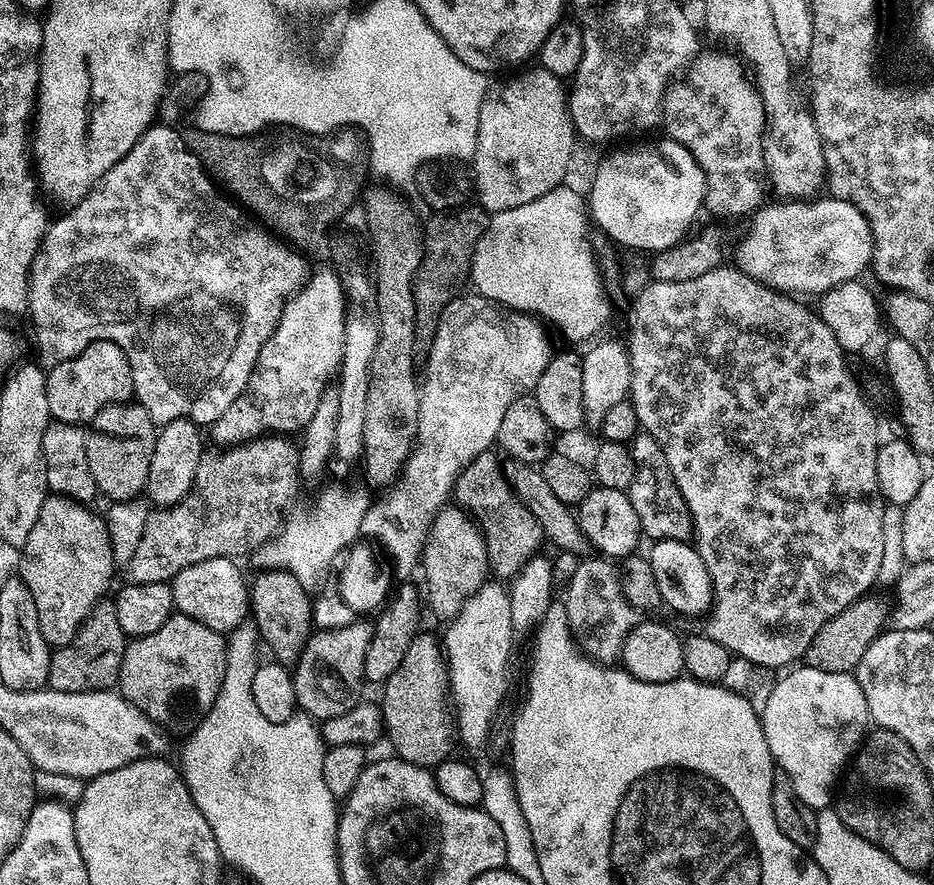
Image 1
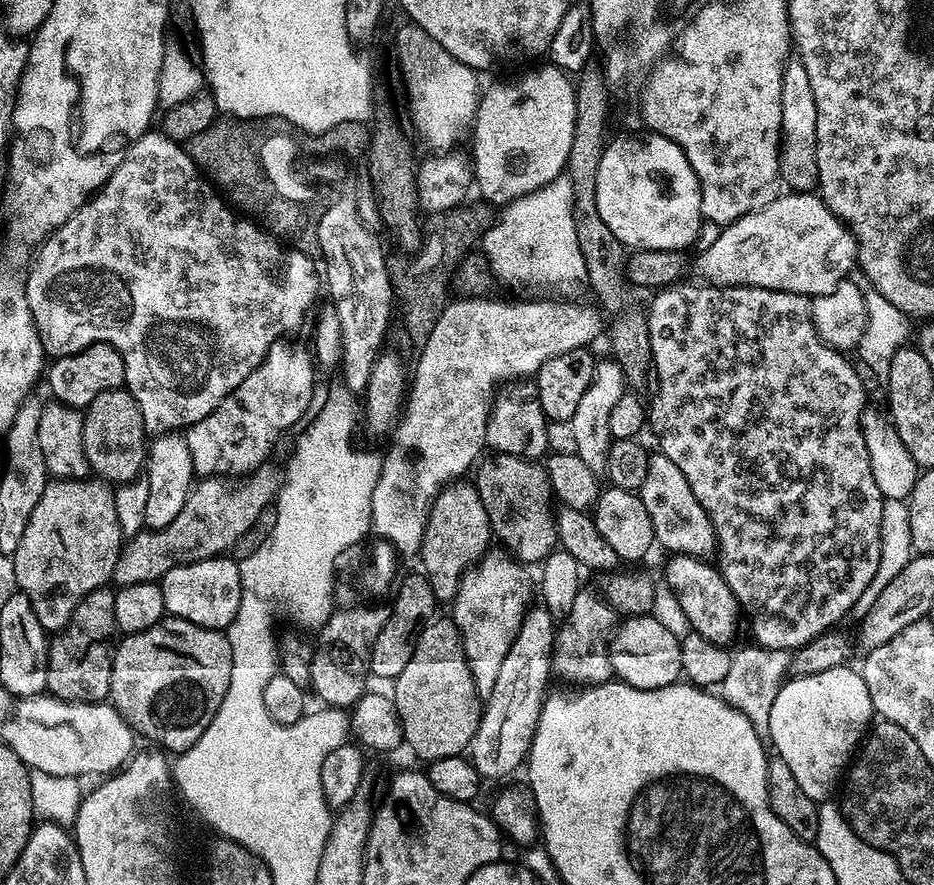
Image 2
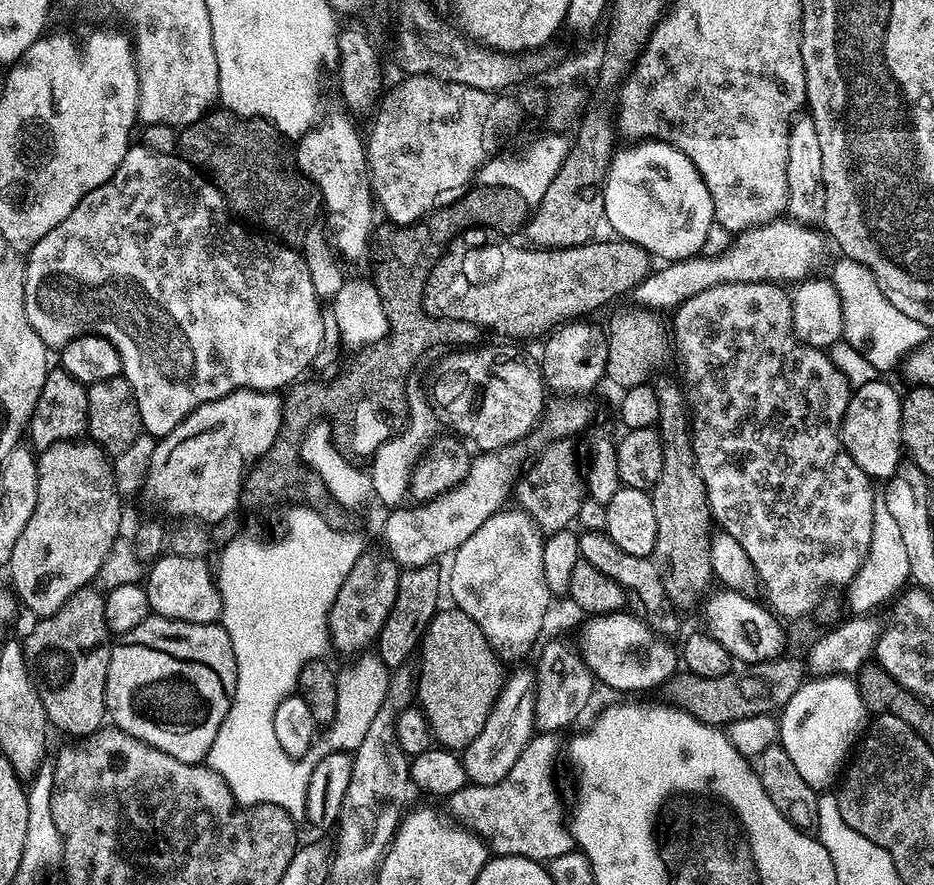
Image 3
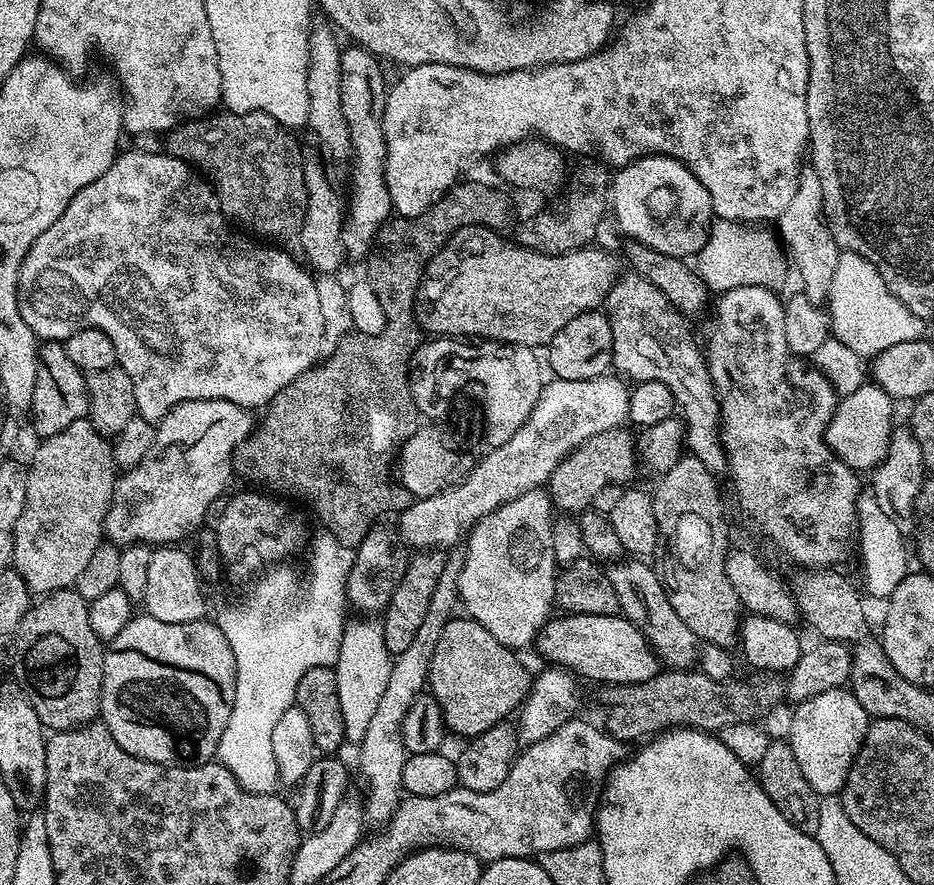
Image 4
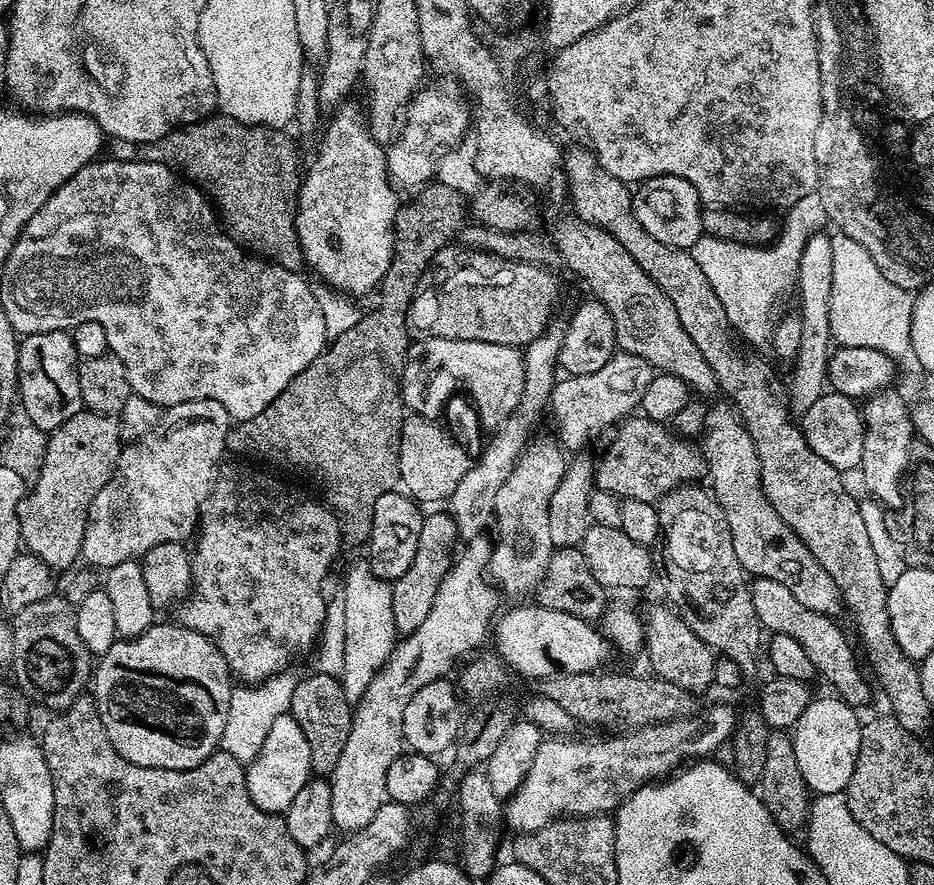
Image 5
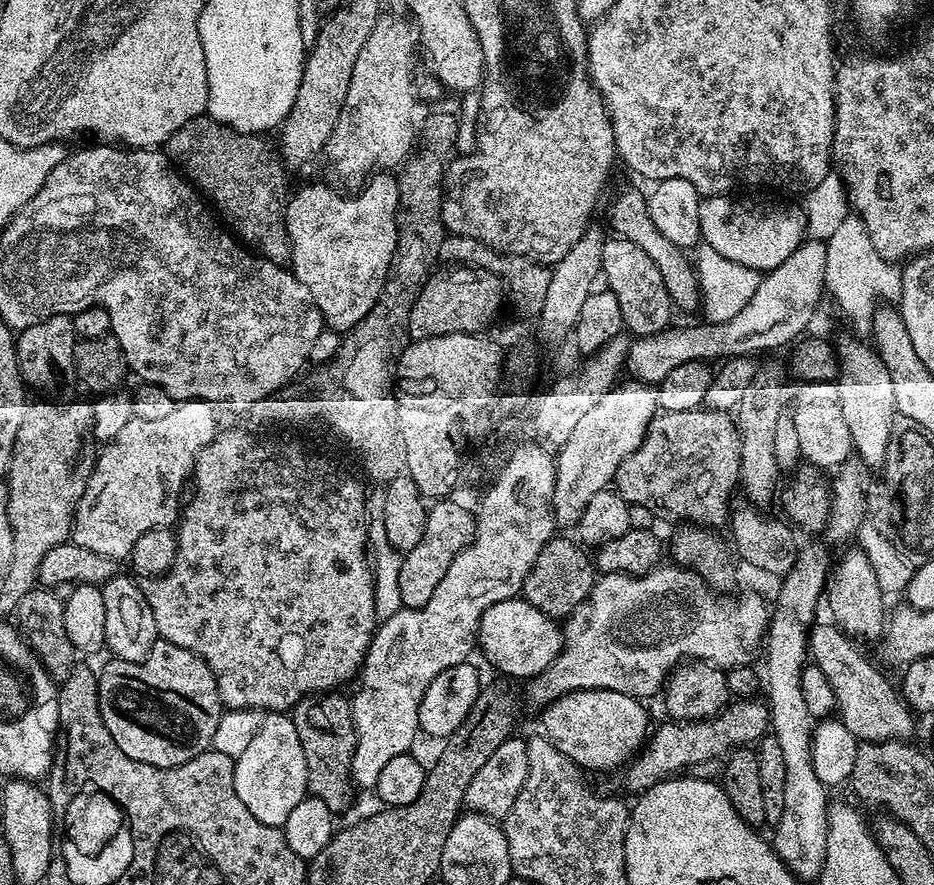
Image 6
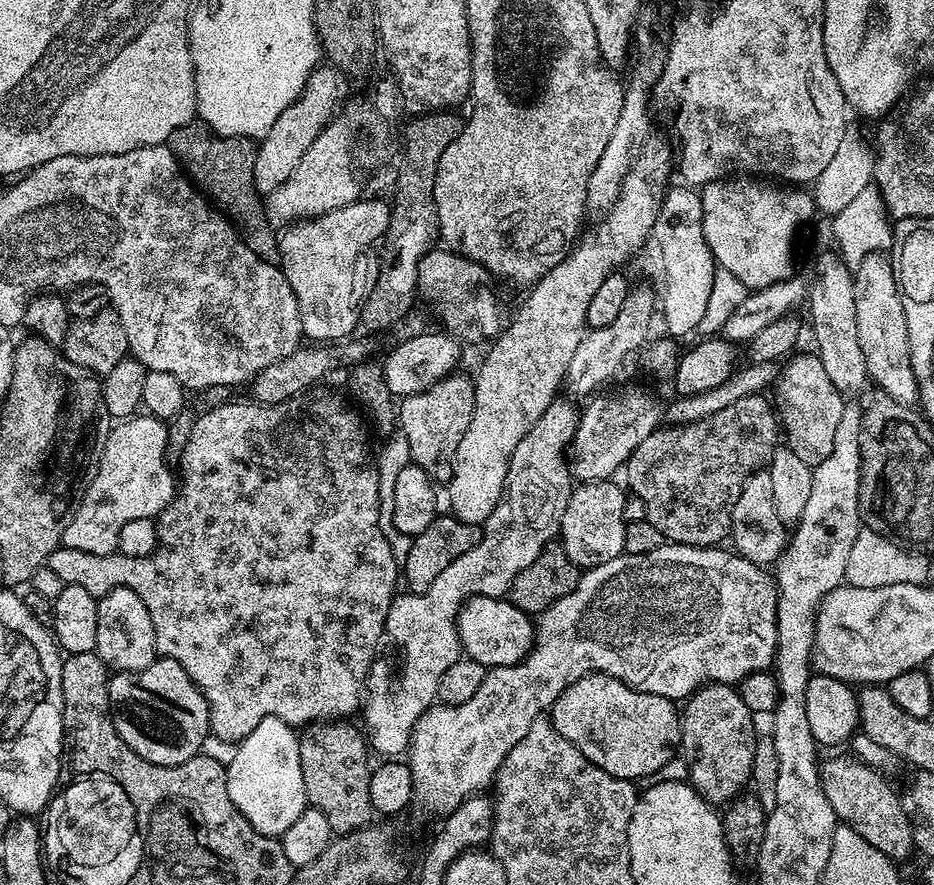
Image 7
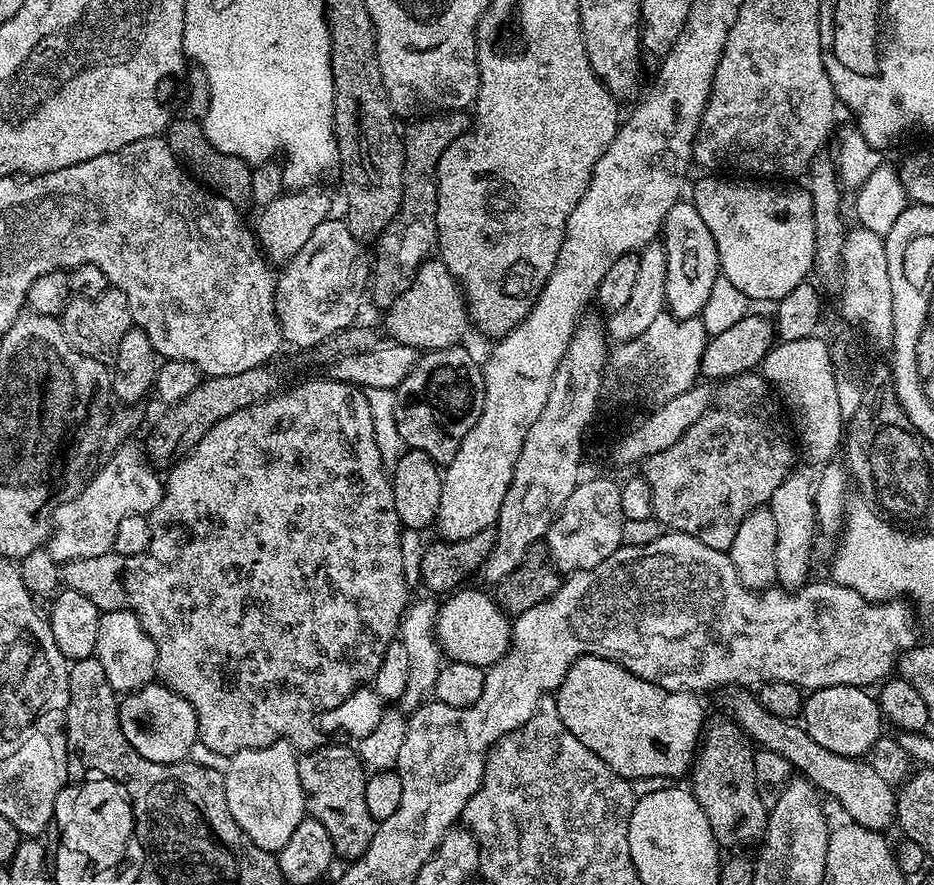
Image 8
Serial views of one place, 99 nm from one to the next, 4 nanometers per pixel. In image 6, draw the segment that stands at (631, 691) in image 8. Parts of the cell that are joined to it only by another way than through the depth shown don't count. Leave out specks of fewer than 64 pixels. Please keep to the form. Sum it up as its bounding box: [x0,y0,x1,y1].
[539,688,650,769]

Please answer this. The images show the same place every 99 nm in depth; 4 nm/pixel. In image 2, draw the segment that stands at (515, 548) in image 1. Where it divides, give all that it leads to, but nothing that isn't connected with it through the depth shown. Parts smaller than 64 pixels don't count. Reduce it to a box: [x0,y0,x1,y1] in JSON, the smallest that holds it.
[475,454,558,565]

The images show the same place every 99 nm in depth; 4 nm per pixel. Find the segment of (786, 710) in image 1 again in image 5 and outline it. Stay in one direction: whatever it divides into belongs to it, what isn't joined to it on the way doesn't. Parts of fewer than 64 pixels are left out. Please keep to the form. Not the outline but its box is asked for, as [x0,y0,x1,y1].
[790,694,862,796]

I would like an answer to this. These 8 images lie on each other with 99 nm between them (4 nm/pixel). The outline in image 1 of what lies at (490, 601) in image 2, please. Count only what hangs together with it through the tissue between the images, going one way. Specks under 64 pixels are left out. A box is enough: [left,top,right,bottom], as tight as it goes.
[442,582,514,748]

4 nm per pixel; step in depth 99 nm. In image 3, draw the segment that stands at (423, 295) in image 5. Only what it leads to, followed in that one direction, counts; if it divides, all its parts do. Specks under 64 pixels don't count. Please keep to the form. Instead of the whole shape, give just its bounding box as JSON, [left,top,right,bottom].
[424,226,654,336]

